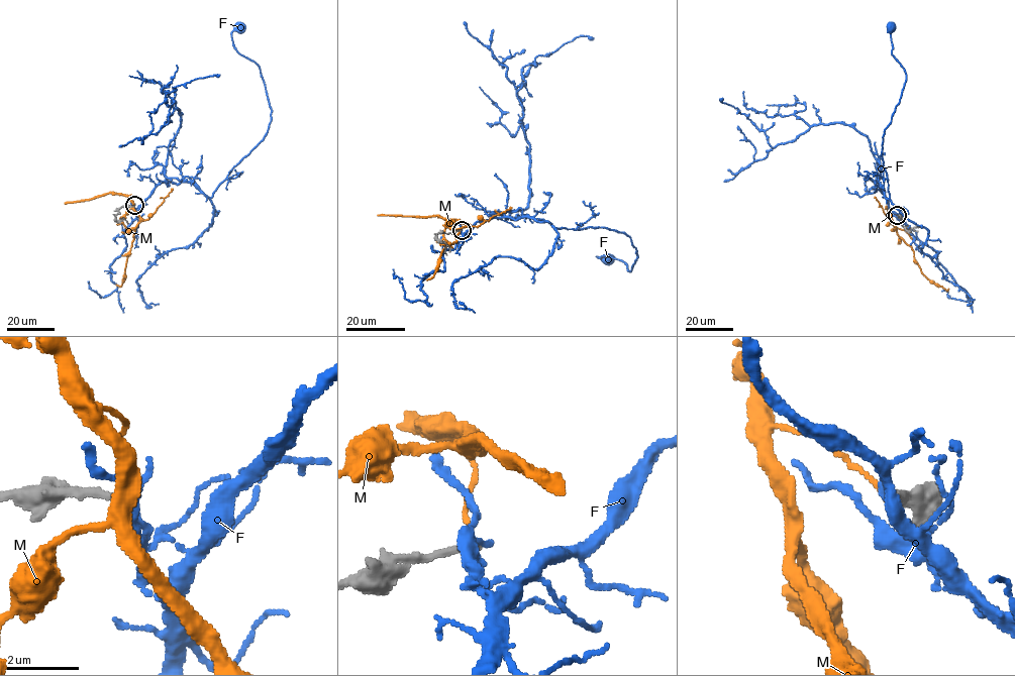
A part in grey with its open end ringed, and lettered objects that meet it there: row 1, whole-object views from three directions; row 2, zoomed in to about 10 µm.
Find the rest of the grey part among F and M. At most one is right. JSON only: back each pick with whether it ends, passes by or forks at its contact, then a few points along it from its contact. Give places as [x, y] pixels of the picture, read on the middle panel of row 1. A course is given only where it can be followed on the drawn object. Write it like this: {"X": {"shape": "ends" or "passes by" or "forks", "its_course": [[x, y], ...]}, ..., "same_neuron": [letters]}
{"same_neuron": []}

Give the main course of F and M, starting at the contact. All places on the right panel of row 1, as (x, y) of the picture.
F: (897, 215), (880, 187), (889, 199), (882, 148), (906, 80), (892, 54), (891, 27)
M: (897, 215), (890, 212), (896, 232), (911, 247), (921, 271), (928, 279), (948, 289)

